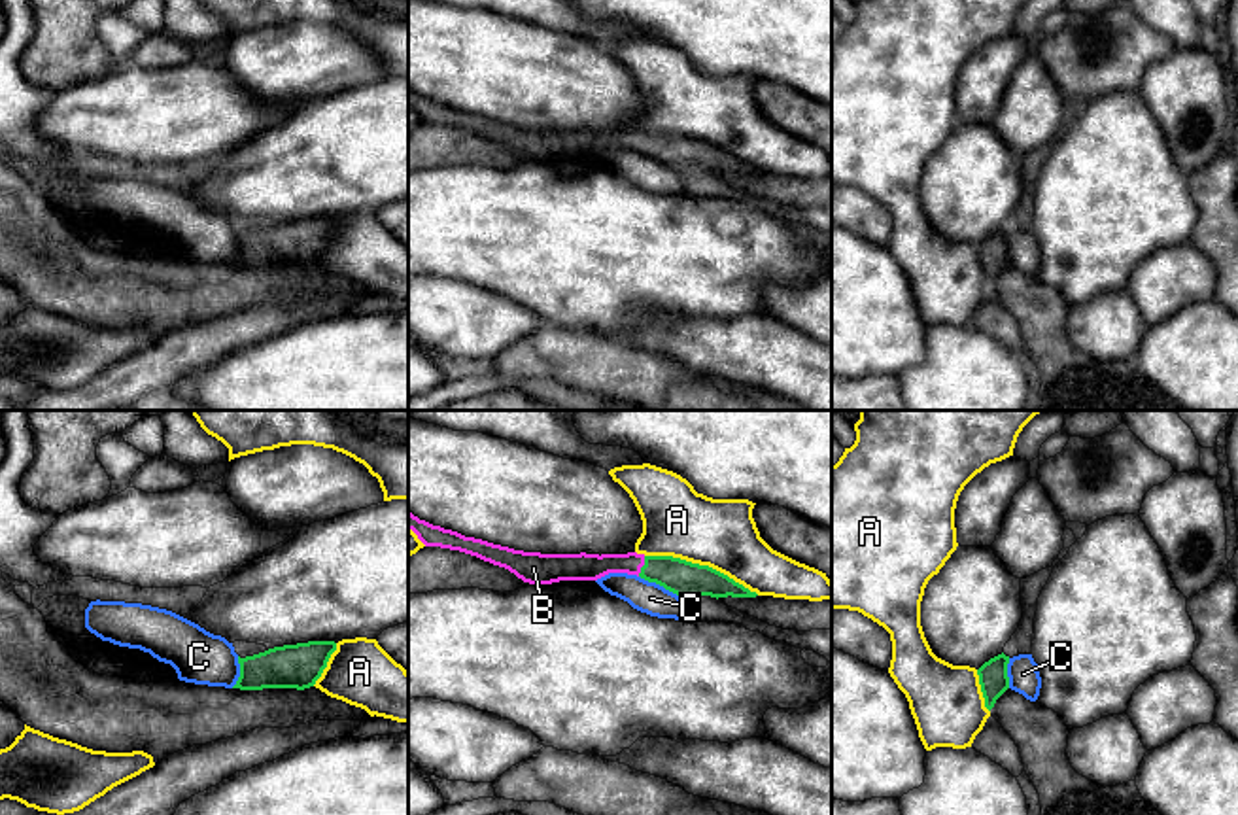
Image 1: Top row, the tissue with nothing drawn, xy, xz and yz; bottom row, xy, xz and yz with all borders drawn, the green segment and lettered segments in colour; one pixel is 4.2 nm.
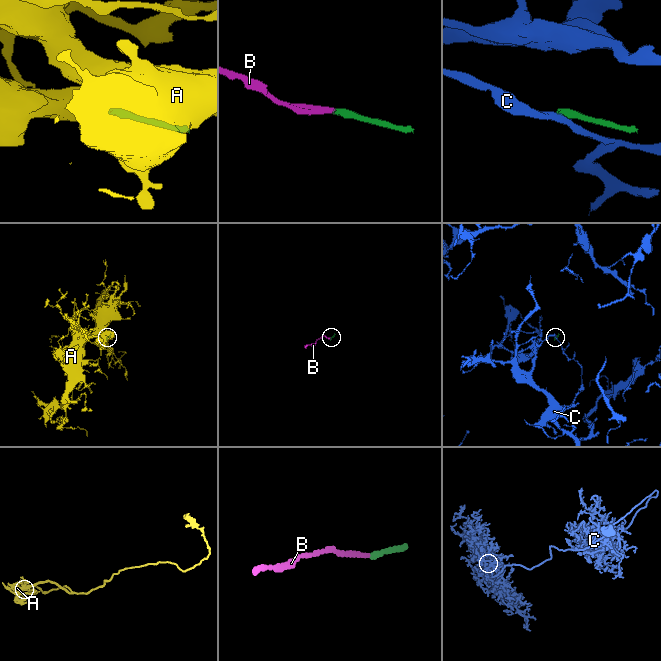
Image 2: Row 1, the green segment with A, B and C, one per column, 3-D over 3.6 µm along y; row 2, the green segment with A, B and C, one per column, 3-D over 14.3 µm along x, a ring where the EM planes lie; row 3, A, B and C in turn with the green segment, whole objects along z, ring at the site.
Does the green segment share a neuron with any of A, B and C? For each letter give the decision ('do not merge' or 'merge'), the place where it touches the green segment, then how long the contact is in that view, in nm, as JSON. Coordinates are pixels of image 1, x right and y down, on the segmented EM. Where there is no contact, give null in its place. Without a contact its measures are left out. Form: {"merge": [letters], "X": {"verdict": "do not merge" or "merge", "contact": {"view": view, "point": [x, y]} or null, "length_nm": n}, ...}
{"merge": ["B"], "A": {"verdict": "do not merge", "contact": {"view": "xz", "point": [702, 566]}, "length_nm": 500}, "B": {"verdict": "merge", "contact": {"view": "xz", "point": [643, 566]}, "length_nm": 90}, "C": {"verdict": "do not merge", "contact": {"view": "xz", "point": [660, 585]}, "length_nm": 200}}

